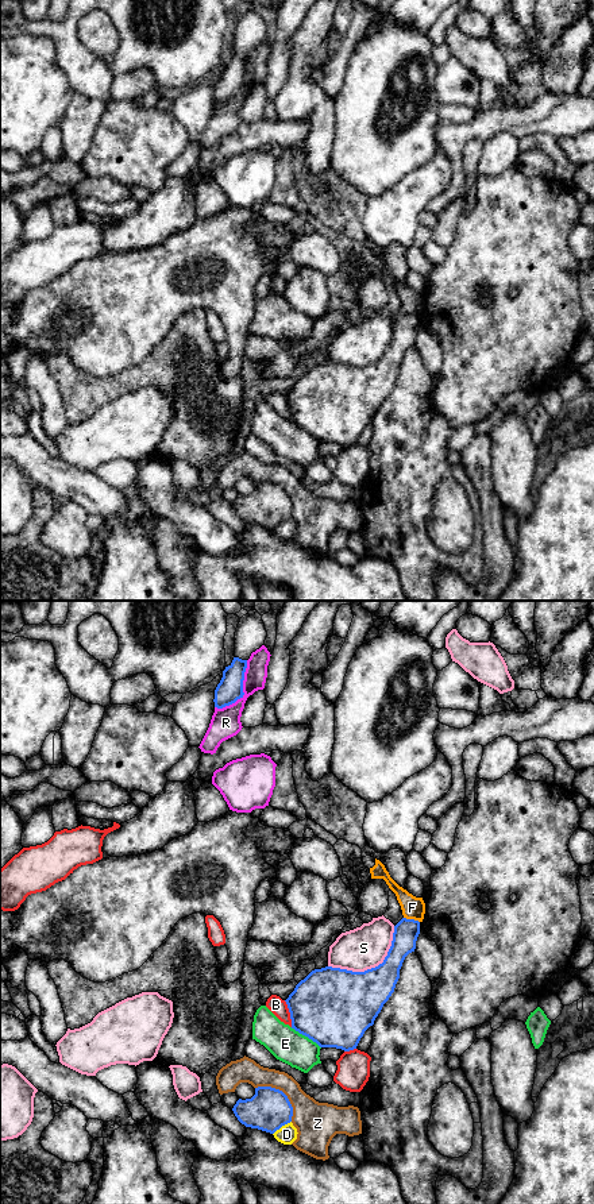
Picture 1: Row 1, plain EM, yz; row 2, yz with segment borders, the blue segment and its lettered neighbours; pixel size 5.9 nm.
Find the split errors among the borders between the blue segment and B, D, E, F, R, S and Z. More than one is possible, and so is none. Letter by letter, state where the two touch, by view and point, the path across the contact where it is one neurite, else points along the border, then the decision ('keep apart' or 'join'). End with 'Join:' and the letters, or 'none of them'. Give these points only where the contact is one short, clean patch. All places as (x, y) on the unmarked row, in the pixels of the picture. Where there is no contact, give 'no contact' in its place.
B: contact yz (290, 409); keep apart
D: contact yz (281, 521); keep apart
E: contact yz (305, 431); keep apart
F: contact yz (412, 315); border yz (404, 312), (419, 317); keep apart
R: contact yz (242, 87); keep apart
S: contact yz (373, 363); keep apart
Z: contact yz (284, 489); keep apart
Join: none of them

